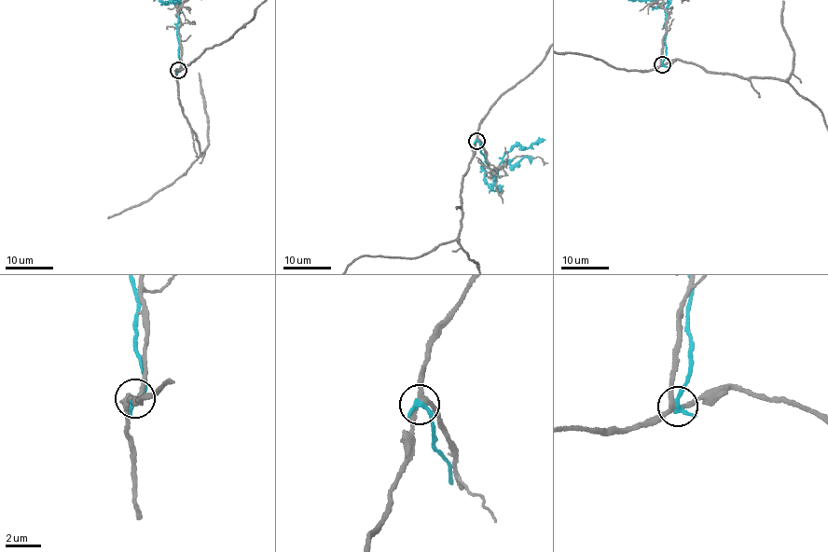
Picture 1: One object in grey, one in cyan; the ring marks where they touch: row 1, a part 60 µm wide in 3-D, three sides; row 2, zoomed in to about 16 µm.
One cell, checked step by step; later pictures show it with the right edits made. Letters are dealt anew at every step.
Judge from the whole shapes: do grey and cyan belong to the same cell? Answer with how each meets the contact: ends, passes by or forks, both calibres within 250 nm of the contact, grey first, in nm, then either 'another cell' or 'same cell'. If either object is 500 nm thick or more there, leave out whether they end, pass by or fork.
grey forks there; cyan ends there; 240 nm thick on the grey side, 300 nm on the other; another cell

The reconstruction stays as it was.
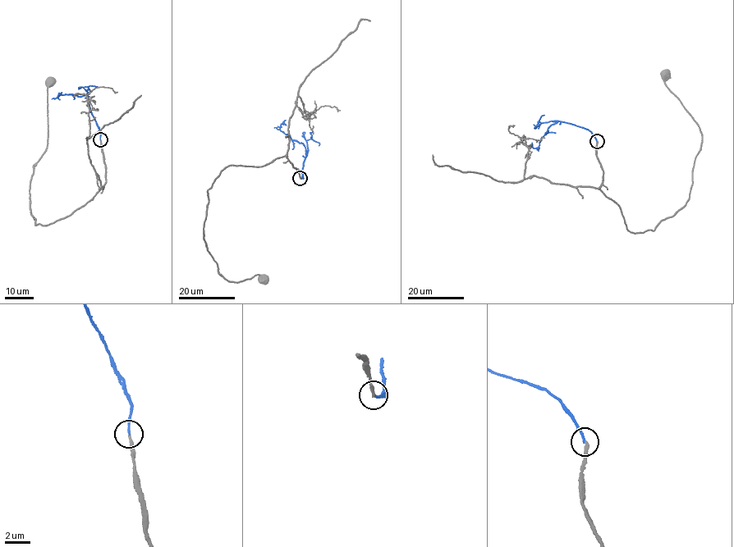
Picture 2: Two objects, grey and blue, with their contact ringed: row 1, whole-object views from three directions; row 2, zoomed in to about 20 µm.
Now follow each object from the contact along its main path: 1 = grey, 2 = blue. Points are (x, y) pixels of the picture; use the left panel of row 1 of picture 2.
1: (100, 139), (106, 184), (64, 217), (45, 225), (35, 225), (29, 181), (48, 143), (47, 90), (51, 81)
2: (100, 139), (100, 130), (87, 95), (66, 93), (57, 97), (61, 93)

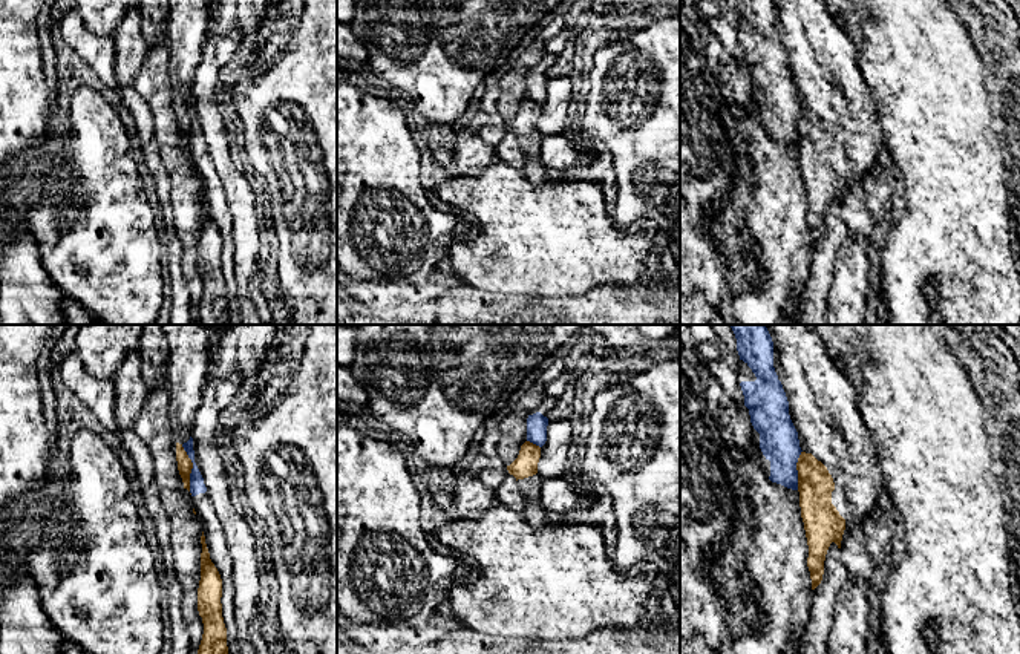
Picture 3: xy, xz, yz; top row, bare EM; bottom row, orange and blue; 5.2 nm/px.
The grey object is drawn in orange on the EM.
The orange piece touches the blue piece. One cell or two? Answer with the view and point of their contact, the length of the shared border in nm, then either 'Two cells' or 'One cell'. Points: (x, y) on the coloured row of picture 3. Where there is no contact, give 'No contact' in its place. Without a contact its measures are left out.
Touches orange at xy (192, 467). Shared border 280 nm. Two cells

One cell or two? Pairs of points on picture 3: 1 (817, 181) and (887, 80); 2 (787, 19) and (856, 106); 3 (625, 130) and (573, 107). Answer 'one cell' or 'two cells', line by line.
1: two cells
2: one cell
3: two cells

